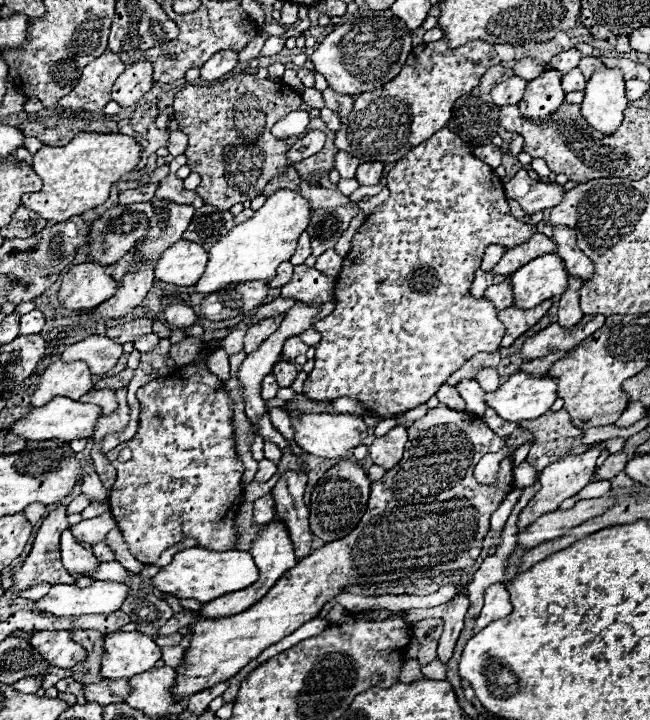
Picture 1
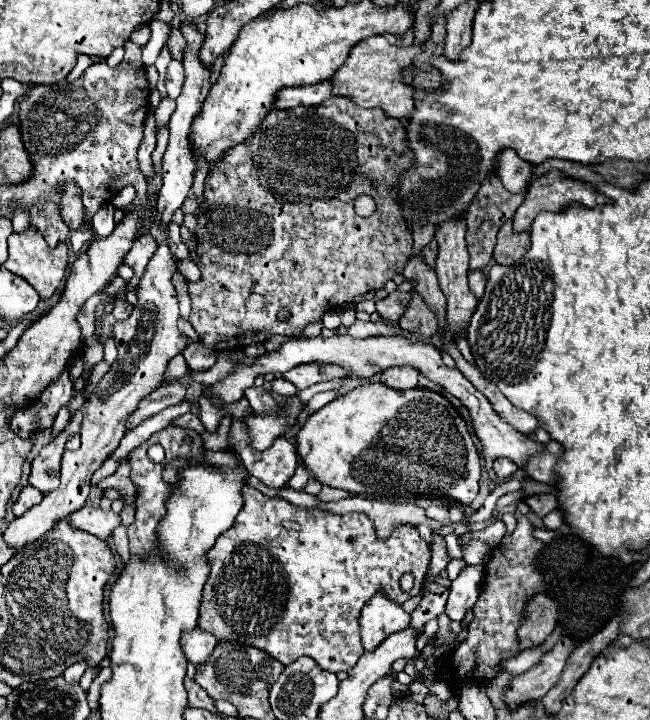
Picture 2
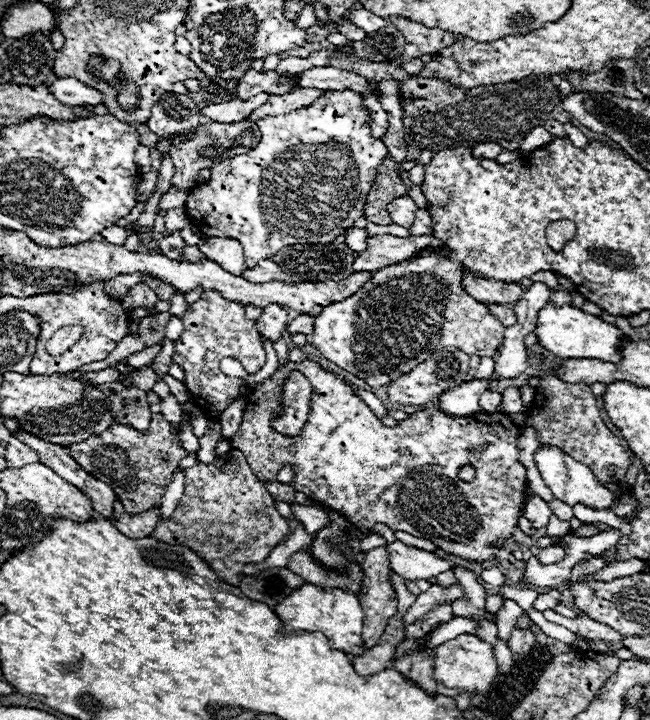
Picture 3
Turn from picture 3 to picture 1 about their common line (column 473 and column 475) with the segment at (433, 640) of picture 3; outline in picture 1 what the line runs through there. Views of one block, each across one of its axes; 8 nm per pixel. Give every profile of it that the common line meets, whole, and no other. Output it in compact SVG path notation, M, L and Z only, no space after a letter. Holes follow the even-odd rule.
M504 584L490 586L484 594L484 608L474 622L474 632L480 632L484 626L488 626L494 620L506 618L510 612L512 612L512 604L506 586Z

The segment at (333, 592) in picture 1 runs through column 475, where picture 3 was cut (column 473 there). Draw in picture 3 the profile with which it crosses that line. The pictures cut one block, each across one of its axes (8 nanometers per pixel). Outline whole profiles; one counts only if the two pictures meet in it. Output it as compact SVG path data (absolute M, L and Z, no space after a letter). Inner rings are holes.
M304 360L300 364L288 362L288 366L278 368L266 382L258 384L250 392L240 430L232 436L232 448L244 452L260 482L275 480L280 468L290 464L296 472L294 488L298 492L304 492L328 510L344 514L360 530L372 530L376 524L386 524L394 532L402 530L412 536L426 538L454 558L462 558L466 562L488 562L494 560L504 542L512 538L516 522L524 512L528 486L526 468L518 460L518 436L520 428L512 424L508 414L478 412L472 418L452 418L438 408L418 410L406 420L400 420L398 426L388 428L340 376L320 368L316 362ZM292 370L302 372L312 386L310 420L306 422L304 432L294 438L278 434L270 424L276 414L282 414L282 382L288 380ZM466 464L476 468L472 482L462 482L458 478L458 468Z

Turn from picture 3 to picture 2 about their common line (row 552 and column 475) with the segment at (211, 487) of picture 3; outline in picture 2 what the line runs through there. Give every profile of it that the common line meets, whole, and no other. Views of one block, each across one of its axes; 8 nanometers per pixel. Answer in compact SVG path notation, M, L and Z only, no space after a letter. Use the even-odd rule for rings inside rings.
M490 174L482 182L474 202L470 204L470 208L468 208L466 216L464 216L466 218L466 226L468 226L466 242L468 242L468 252L470 252L470 270L484 270L488 266L488 262L492 260L492 250L494 250L496 234L498 234L500 226L514 216L514 212L518 210L522 200L524 200L524 196L508 192L502 186L502 182L500 182L500 178L496 174Z

